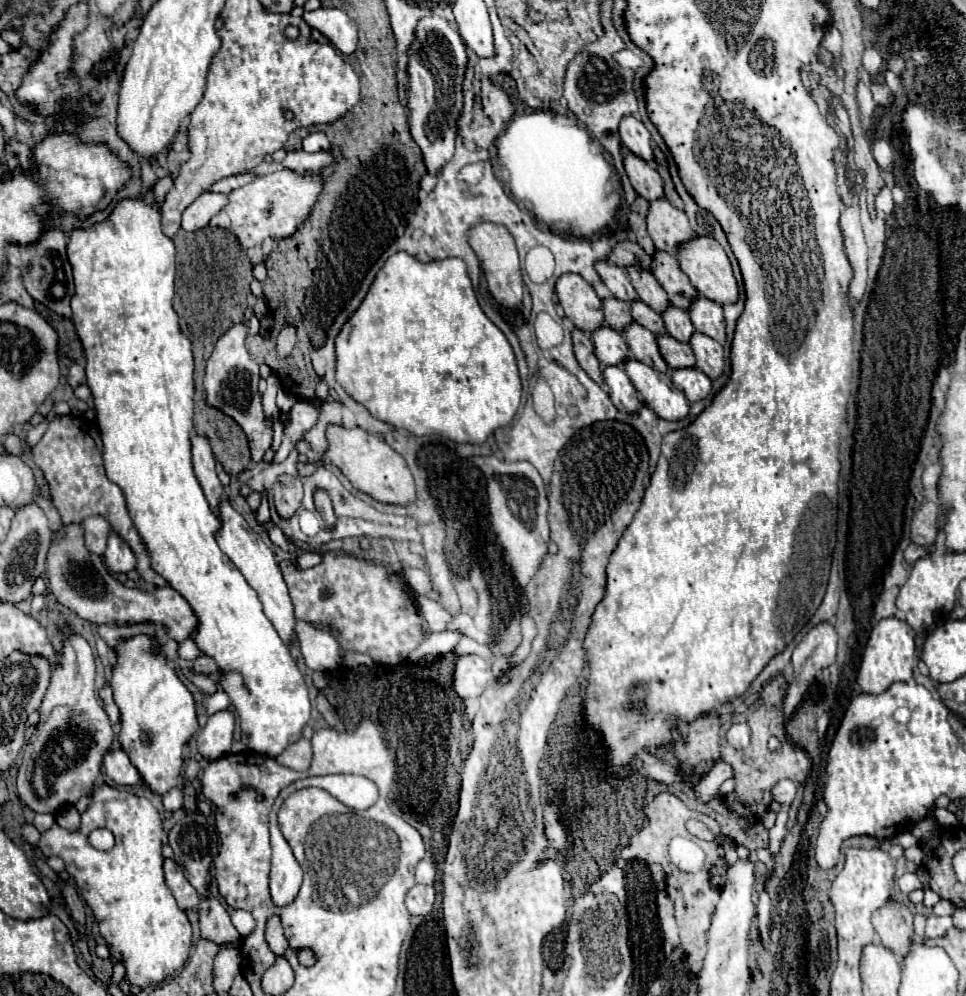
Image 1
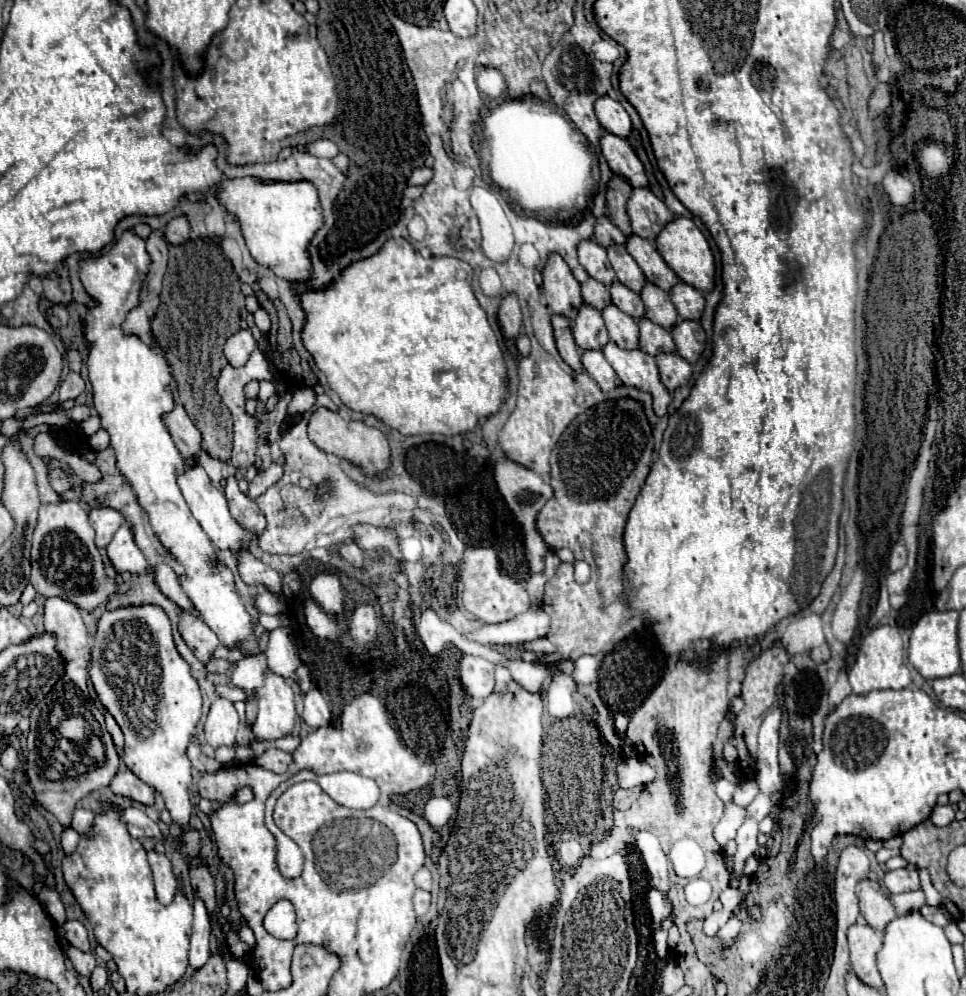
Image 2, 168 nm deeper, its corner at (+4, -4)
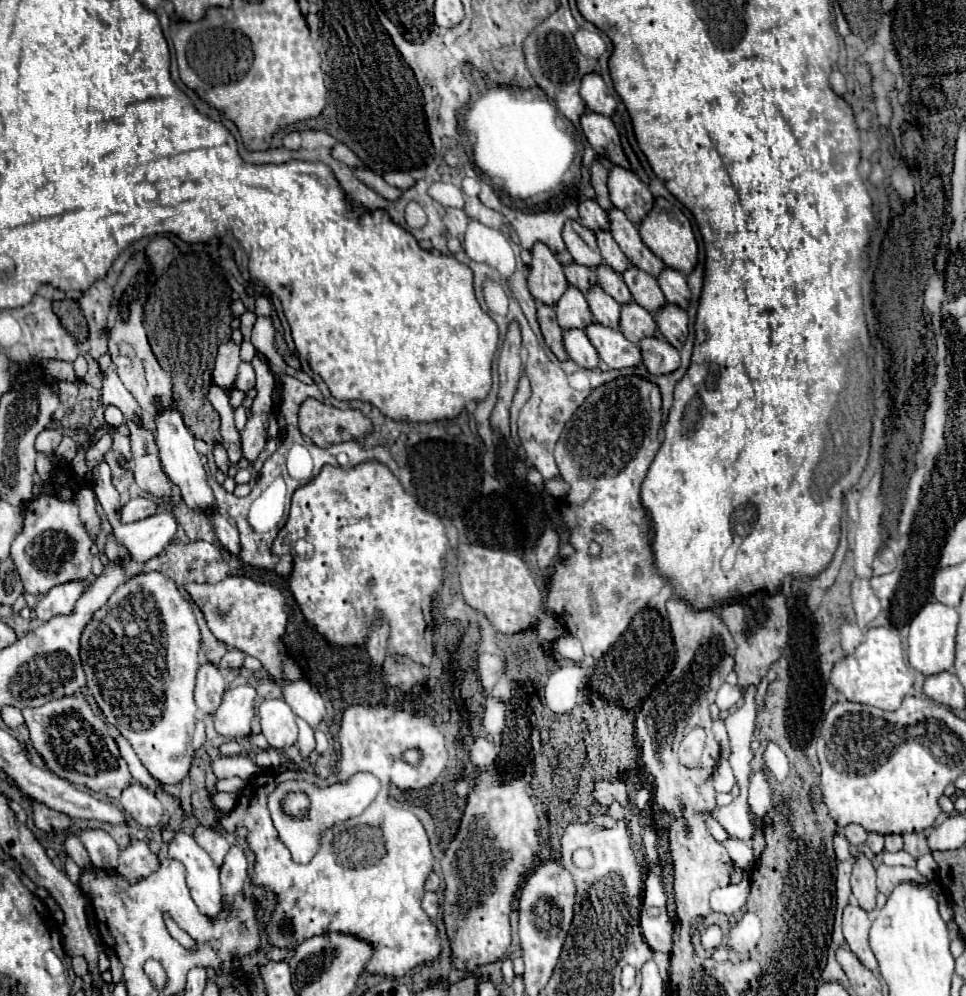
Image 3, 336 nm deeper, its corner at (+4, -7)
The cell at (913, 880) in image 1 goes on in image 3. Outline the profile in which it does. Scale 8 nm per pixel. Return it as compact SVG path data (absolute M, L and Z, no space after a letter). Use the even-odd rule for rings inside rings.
M888 865L878 867L878 891L884 895L890 895L894 891L894 887L898 887L910 879L916 879L916 885L920 885L920 887L924 887L932 881L932 879L920 875L912 867L888 867Z

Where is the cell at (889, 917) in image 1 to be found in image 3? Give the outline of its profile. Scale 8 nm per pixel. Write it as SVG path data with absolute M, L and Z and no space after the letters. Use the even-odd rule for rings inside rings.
M858 855L856 863L854 863L854 871L852 871L852 893L858 901L858 905L872 913L876 909L876 869L872 867L870 859L864 855Z

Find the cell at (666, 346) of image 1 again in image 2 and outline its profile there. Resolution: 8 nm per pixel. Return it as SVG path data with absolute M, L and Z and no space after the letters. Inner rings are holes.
M646 316L638 320L638 328L640 328L640 336L638 336L640 350L648 352L650 356L656 356L658 352L676 352L670 330L654 324Z

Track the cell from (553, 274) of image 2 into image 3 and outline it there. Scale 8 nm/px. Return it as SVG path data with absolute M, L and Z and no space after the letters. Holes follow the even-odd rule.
M536 243L532 249L528 287L530 293L544 305L556 305L568 289L564 267L544 243Z

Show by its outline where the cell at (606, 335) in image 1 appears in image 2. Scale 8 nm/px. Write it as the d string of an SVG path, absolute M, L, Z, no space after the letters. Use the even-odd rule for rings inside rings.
M582 304L572 320L572 334L580 350L600 350L608 342L604 320L596 308Z

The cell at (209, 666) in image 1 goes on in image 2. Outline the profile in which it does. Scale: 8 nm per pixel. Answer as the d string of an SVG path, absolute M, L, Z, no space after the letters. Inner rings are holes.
M214 658L214 660L208 662L206 670L208 670L210 674L224 674L224 672L230 670L230 662L228 662L228 660L222 660L222 658Z

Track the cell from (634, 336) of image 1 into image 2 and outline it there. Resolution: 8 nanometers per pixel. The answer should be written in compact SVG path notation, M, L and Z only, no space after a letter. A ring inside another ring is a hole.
M608 304L602 310L602 318L606 322L606 330L612 342L616 342L620 348L632 350L638 346L638 324L632 316L626 312L620 312L614 304Z

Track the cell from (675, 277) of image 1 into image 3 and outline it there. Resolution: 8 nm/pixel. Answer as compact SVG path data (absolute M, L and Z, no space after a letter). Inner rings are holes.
M612 209L608 213L608 217L610 217L610 233L612 233L614 241L620 245L620 249L624 251L624 255L638 269L650 273L652 277L658 277L664 271L664 263L644 245L644 241L640 239L640 233L634 227L634 223L630 223L626 219L626 215L618 209Z

